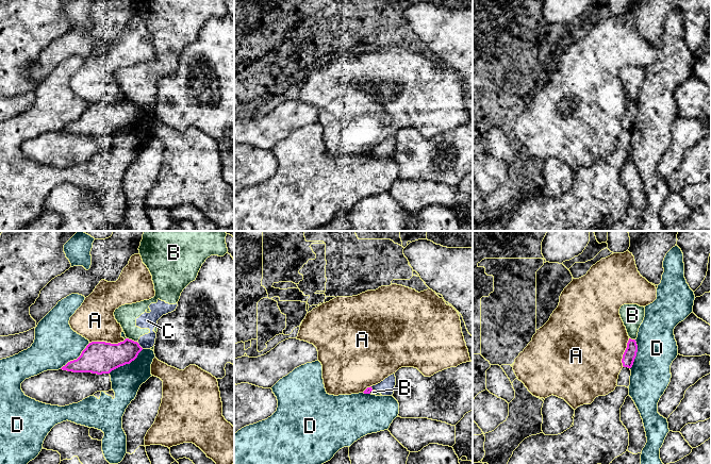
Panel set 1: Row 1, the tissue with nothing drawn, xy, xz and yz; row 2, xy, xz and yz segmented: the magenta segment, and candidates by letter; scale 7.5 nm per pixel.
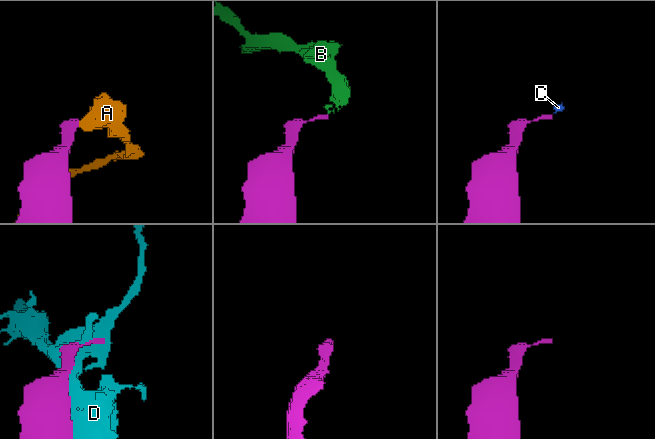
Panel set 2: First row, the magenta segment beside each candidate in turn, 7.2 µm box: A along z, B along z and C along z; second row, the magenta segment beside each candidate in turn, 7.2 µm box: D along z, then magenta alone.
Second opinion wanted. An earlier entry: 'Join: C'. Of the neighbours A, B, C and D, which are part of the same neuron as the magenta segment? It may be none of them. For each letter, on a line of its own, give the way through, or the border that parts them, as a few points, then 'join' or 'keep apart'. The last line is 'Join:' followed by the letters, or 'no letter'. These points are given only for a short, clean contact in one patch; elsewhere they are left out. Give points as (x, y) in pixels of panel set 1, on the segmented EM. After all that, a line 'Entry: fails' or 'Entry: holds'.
A: keep apart
B: border along xy (127, 337), (137, 343); keep apart
C: border along xy (137, 343), (143, 348); keep apart
D: keep apart
Join: no letter
Entry: fails

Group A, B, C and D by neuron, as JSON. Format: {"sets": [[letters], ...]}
{"sets": [["A"], ["B", "C"], ["D"]]}

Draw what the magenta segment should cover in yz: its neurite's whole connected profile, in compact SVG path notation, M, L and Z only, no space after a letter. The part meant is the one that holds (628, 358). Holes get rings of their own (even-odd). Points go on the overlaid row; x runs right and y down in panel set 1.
M629 338L627 348L623 354L622 363L624 367L631 368L636 357L638 345L635 339Z

